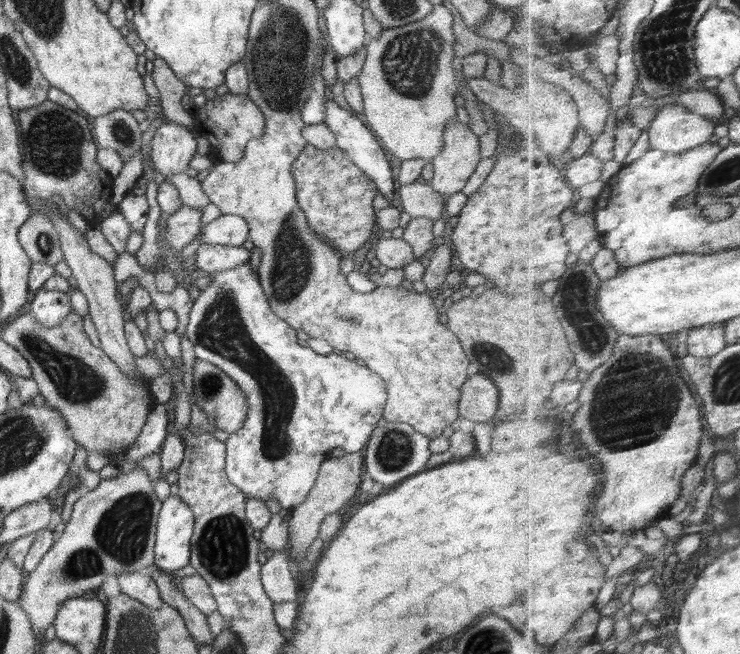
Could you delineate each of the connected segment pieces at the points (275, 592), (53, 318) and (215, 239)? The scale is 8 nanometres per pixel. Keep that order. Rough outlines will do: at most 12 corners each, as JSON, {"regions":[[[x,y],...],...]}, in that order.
{"regions":[[[288,550],[261,564],[261,582],[273,601],[295,602],[298,586]],[[39,289],[30,314],[42,326],[58,326],[73,310],[71,297]],[[221,215],[202,233],[202,243],[239,246],[249,240],[248,224]]]}

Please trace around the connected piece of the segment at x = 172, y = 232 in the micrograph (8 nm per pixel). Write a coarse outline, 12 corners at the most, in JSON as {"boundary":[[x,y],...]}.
{"boundary":[[180,206],[167,217],[165,246],[180,252],[200,232],[202,211]]}

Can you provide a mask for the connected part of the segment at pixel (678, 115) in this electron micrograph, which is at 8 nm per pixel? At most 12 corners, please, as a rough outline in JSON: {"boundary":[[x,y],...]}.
{"boundary":[[683,105],[651,122],[651,147],[683,154],[714,142],[716,122]]}

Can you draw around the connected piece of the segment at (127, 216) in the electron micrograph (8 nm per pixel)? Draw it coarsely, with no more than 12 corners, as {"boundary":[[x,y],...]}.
{"boundary":[[141,177],[117,205],[131,232],[142,234],[149,205]]}

